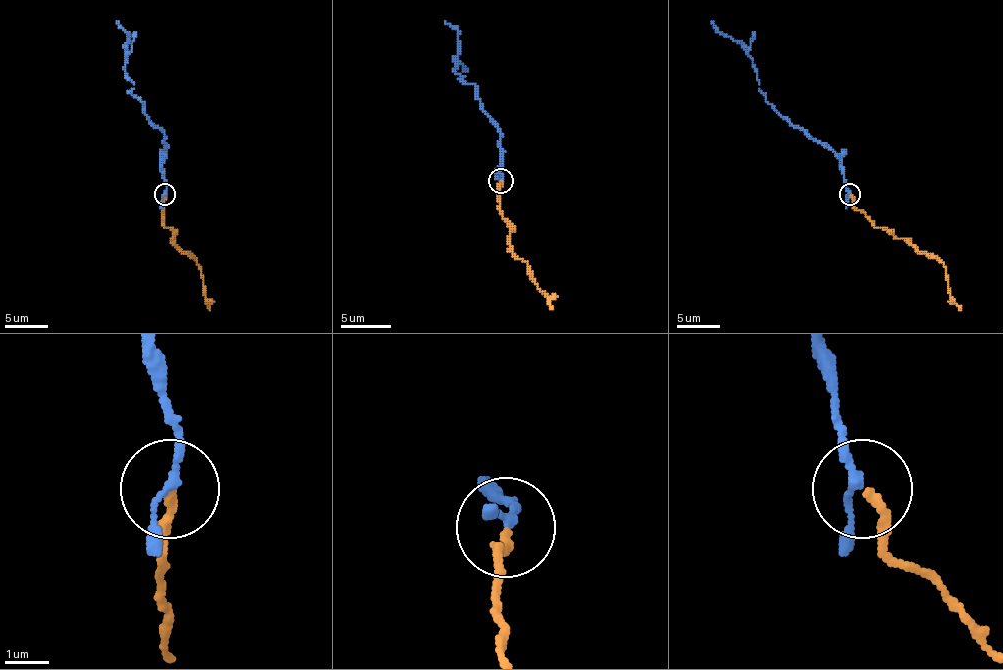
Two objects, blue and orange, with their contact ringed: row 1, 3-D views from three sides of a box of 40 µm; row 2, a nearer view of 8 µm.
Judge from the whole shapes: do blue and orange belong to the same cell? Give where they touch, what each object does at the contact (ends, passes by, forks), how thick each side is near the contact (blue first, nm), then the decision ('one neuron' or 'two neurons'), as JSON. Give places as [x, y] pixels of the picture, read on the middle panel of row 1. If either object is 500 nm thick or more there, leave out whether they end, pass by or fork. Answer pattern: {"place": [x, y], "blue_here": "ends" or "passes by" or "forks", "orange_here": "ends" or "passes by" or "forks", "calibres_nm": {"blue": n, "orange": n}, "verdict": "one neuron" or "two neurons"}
{"place": [501, 181], "blue_here": "passes by", "orange_here": "ends", "calibres_nm": {"blue": 160, "orange": 200}, "verdict": "one neuron"}

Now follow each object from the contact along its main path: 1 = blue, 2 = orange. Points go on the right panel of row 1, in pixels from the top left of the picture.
1: (850, 195), (841, 160), (765, 101), (752, 58), (739, 43), (720, 32), (711, 21)
2: (850, 195), (852, 204), (874, 225), (909, 240), (922, 254), (933, 256), (944, 264), (950, 299), (961, 310)

